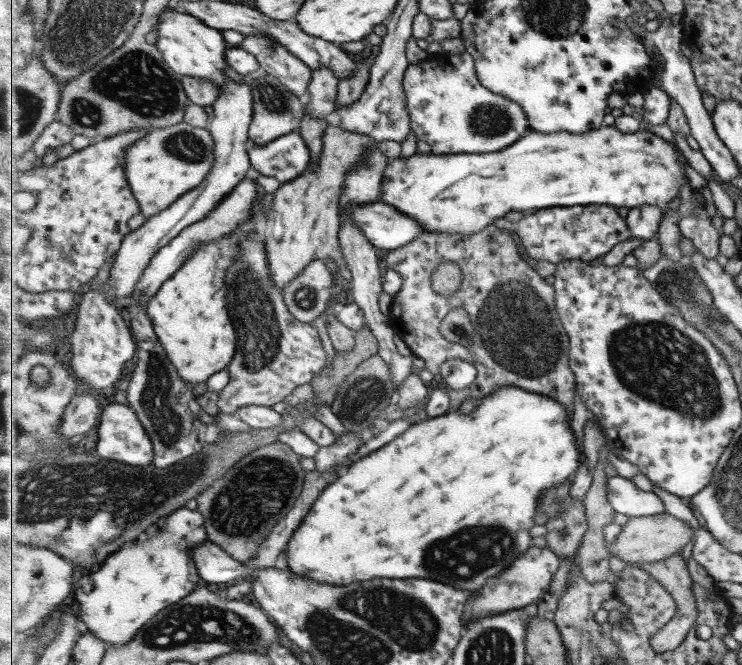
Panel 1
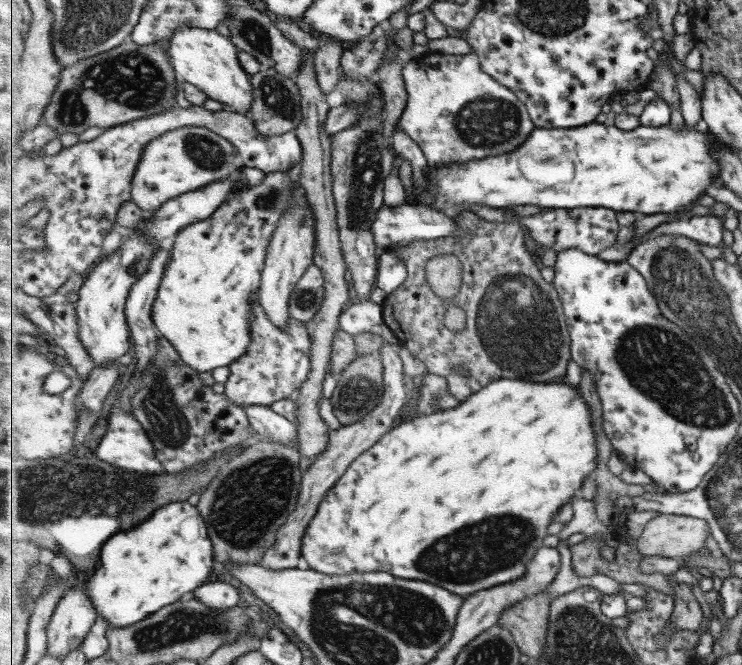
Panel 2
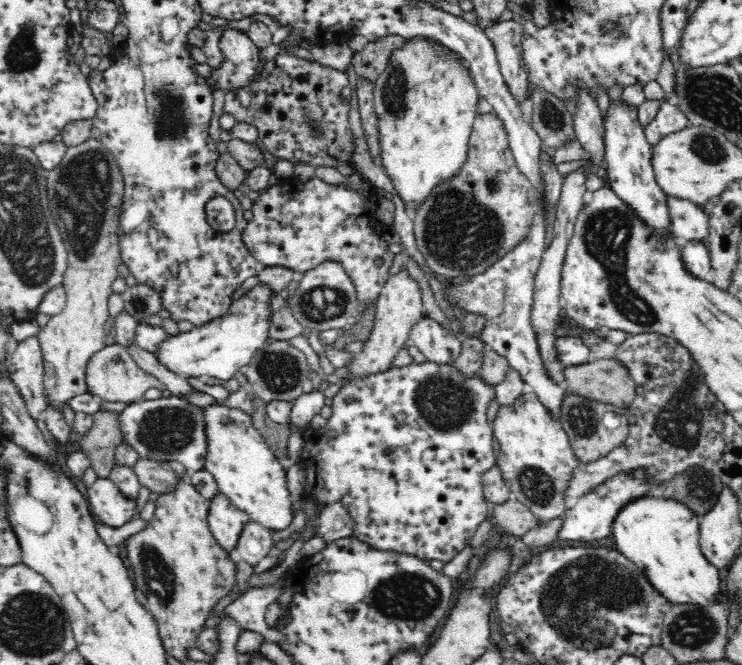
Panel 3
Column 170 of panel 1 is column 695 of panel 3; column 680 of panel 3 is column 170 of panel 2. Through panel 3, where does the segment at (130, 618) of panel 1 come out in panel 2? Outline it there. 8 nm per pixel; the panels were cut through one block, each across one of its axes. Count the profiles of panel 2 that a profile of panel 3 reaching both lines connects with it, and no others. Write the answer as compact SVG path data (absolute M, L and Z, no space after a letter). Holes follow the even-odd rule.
M172 502L133 530L116 530L103 547L97 576L85 580L84 586L99 617L110 627L123 629L177 603L183 595L209 582L215 564L211 531L197 505Z

